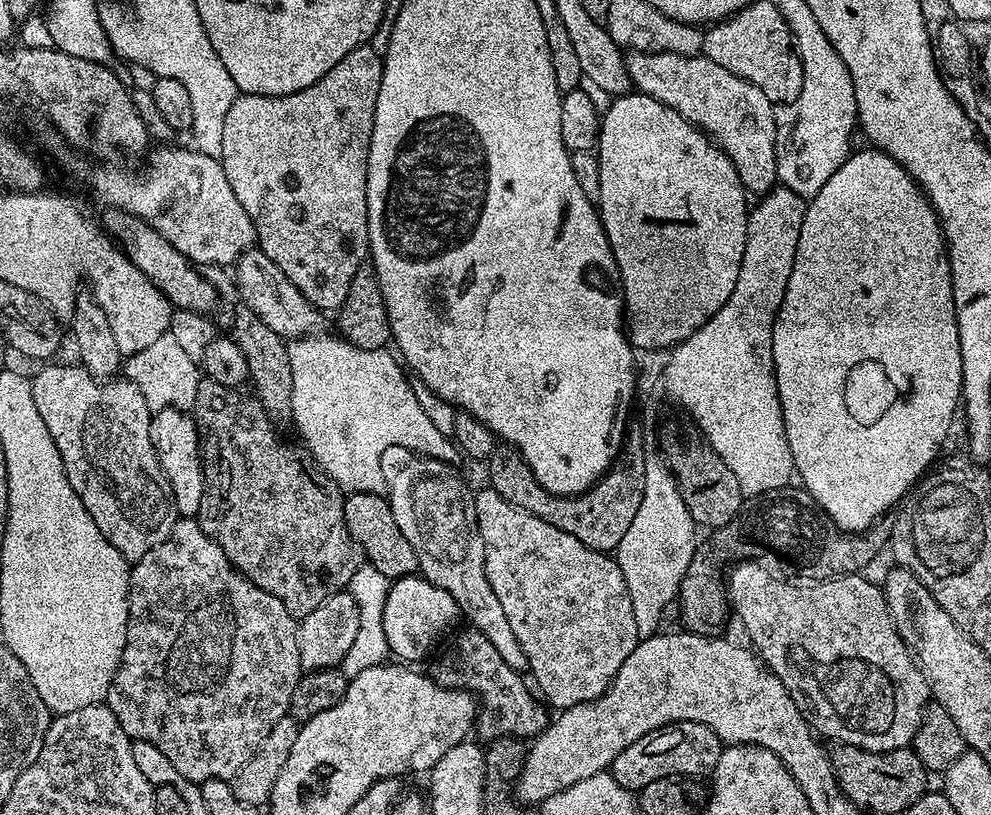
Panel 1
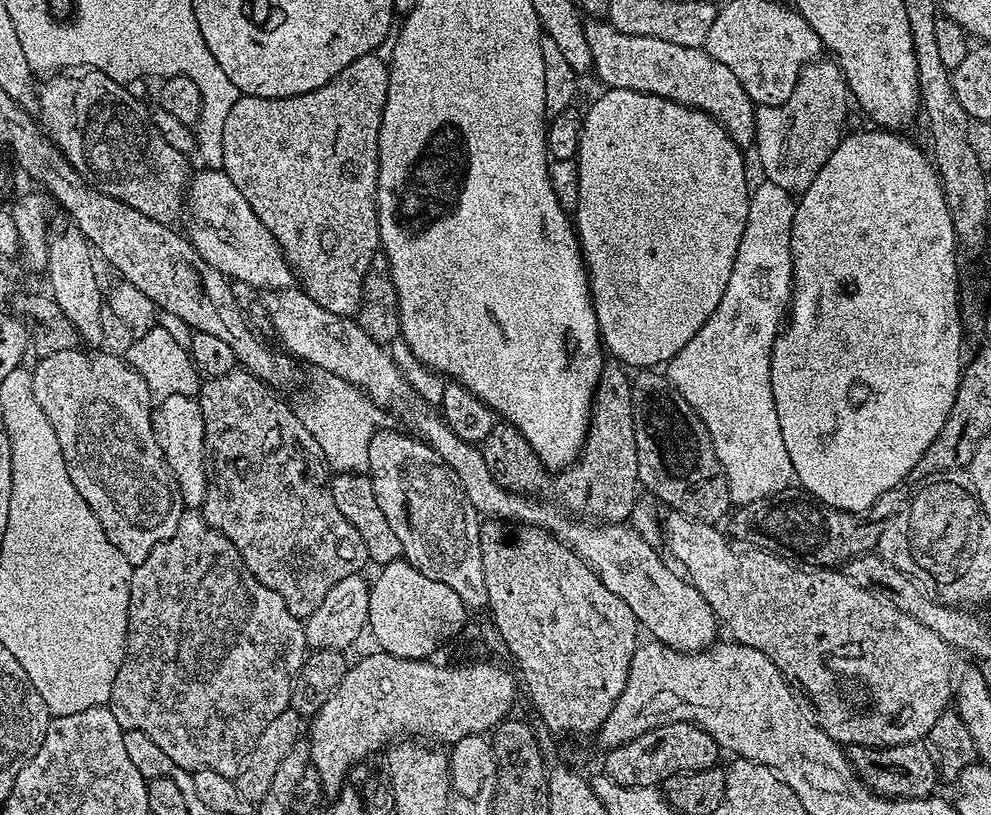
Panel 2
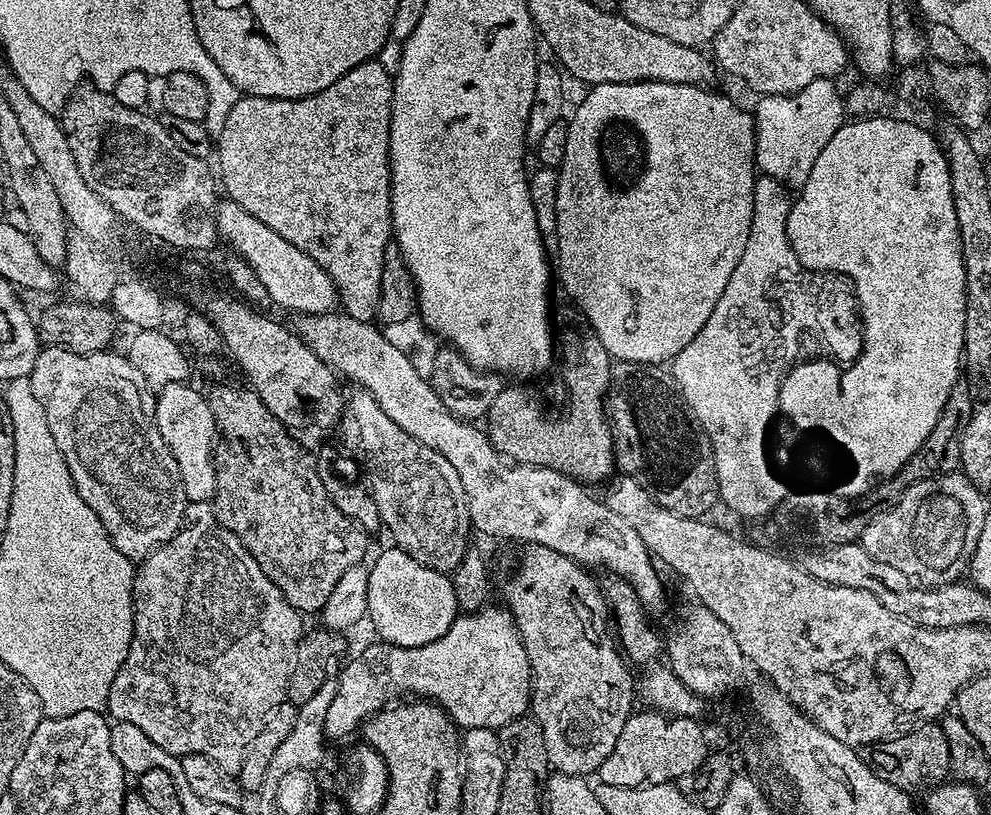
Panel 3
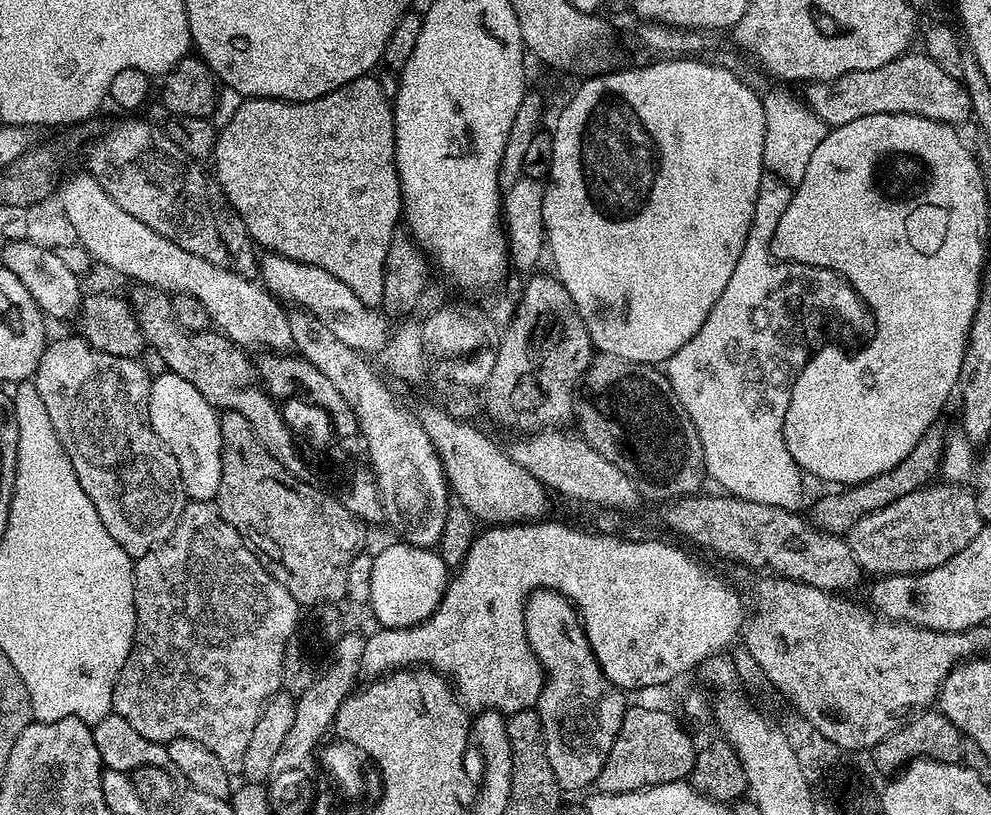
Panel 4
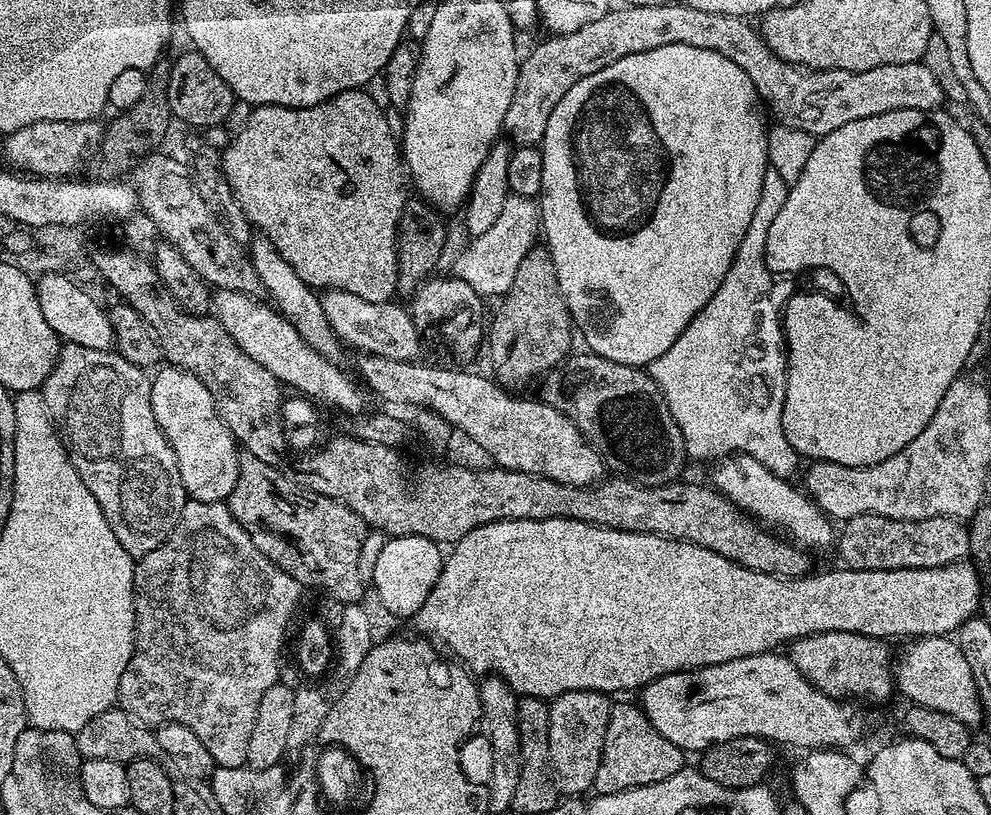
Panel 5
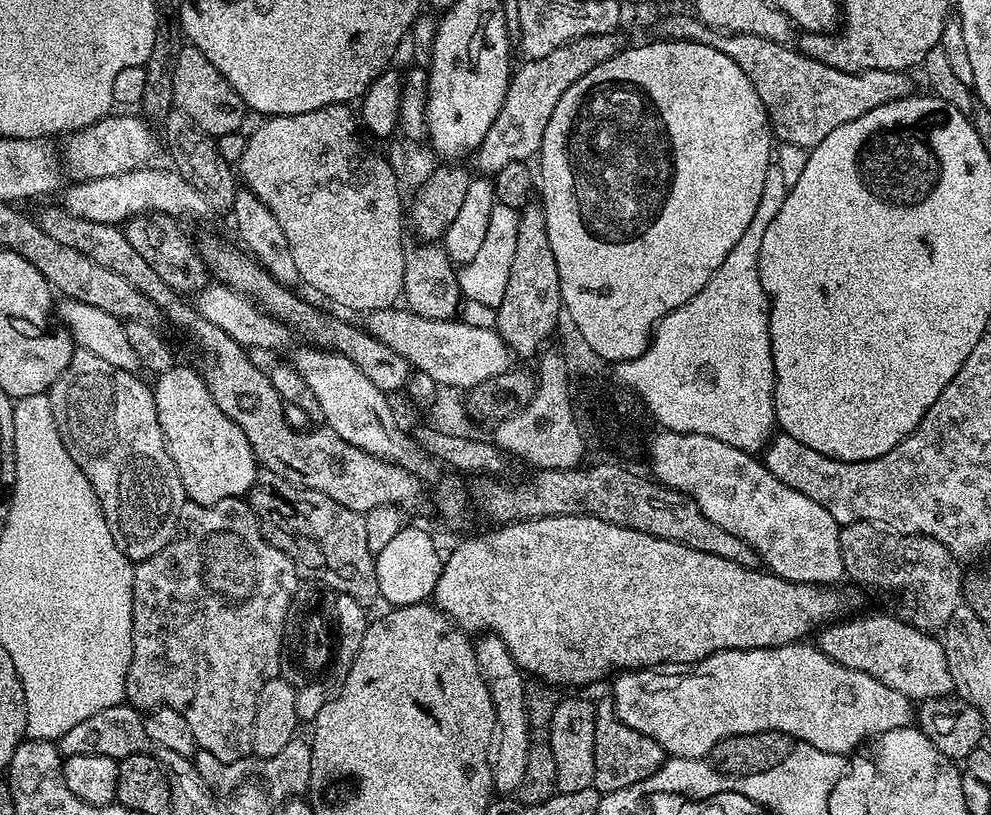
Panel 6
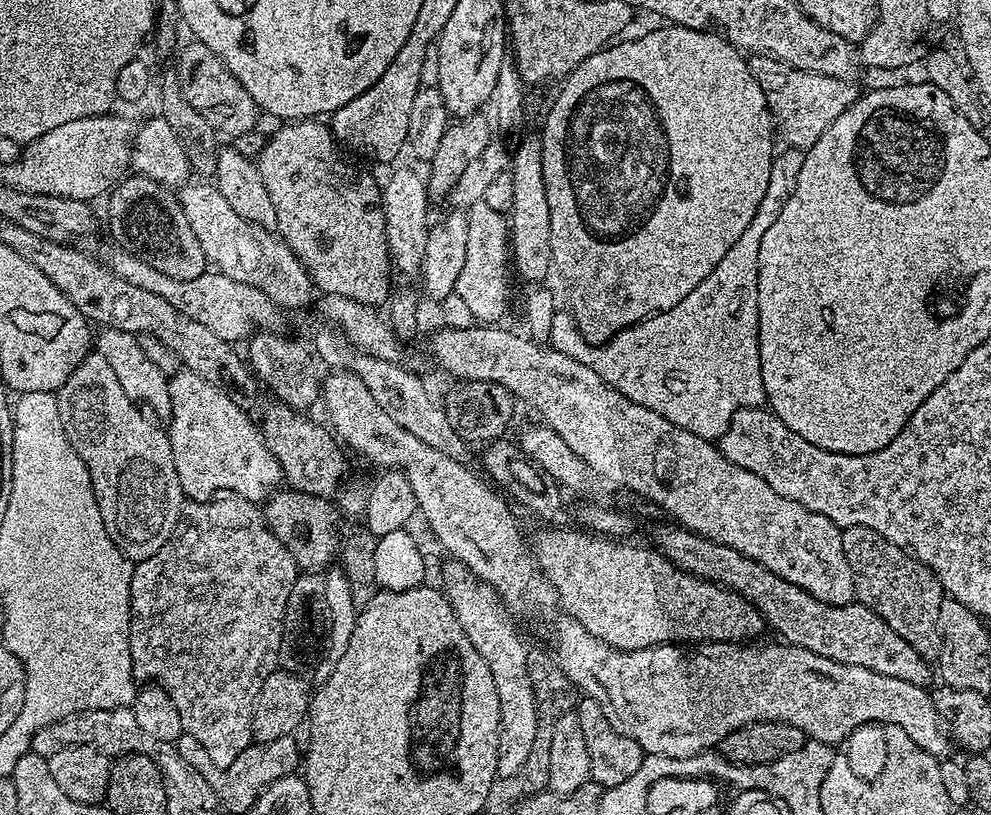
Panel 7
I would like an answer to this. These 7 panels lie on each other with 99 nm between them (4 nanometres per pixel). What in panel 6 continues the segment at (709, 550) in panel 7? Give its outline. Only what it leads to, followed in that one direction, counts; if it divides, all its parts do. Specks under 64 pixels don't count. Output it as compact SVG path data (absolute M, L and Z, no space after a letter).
M872 612L869 616L852 614L819 629L818 647L834 662L850 670L862 670L870 678L878 678L882 686L898 690L908 700L937 700L953 691L946 650L939 639L927 636L920 629L896 616Z

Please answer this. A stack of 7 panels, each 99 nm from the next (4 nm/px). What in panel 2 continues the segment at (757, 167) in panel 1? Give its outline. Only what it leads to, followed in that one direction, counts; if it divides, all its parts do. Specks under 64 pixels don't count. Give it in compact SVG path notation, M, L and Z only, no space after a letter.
M594 19L585 23L584 34L590 46L594 75L604 86L638 90L697 108L713 116L740 149L748 150L755 145L757 105L753 104L750 94L742 90L742 82L734 78L734 73L704 48L677 46L675 42L662 42L662 38L622 34L613 24Z

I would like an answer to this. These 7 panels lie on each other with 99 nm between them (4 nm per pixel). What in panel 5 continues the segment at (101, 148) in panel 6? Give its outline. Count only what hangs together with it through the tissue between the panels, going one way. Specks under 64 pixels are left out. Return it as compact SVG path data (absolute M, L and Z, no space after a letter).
M99 119L82 122L34 122L3 137L4 156L13 169L33 177L62 180L72 178L85 167L100 148L105 125Z

